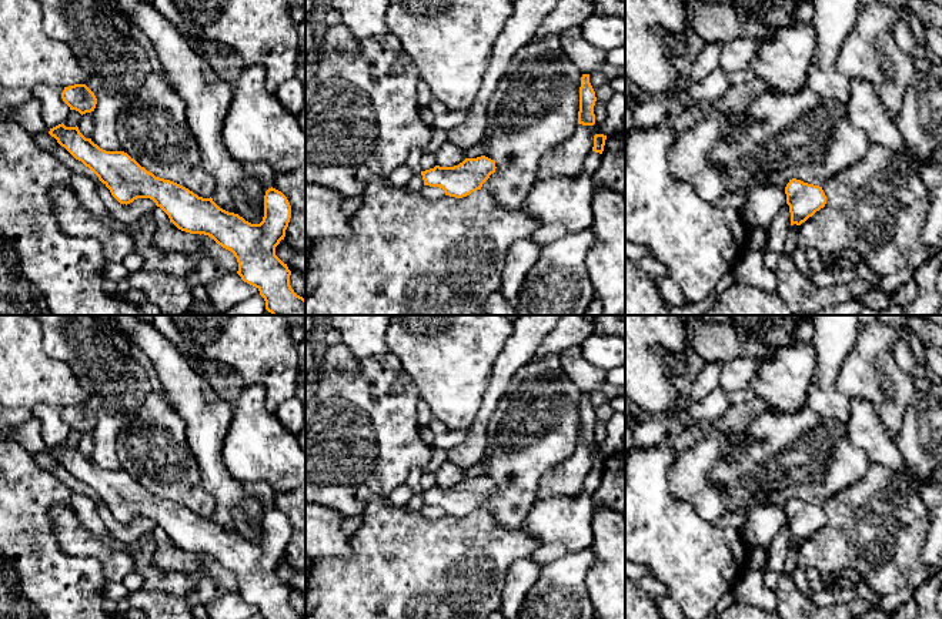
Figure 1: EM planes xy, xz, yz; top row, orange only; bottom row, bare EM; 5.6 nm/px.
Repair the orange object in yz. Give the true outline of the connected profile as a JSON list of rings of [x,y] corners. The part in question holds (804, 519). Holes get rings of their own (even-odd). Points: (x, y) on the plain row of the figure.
[[[796,498],[789,499],[785,513],[791,532],[791,545],[801,545],[826,523],[822,506]]]

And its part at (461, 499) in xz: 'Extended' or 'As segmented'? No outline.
As segmented

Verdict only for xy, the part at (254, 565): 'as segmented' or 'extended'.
as segmented

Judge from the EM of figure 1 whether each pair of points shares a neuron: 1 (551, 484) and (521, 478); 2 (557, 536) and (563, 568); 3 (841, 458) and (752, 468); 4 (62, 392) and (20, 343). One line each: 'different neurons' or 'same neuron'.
1: different neurons
2: different neurons
3: same neuron
4: same neuron

